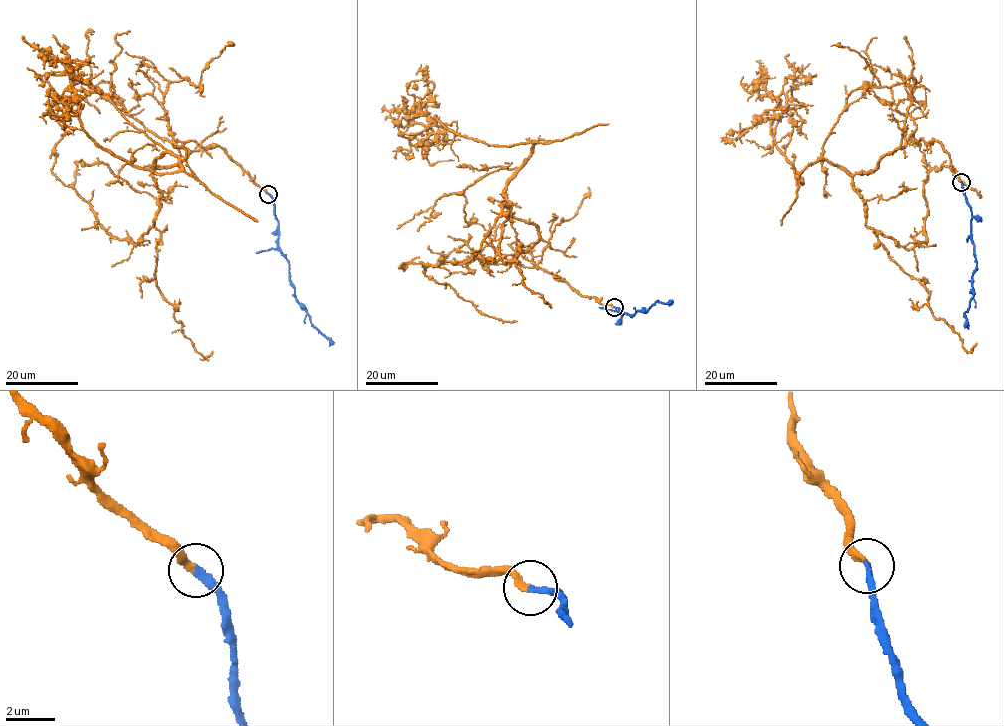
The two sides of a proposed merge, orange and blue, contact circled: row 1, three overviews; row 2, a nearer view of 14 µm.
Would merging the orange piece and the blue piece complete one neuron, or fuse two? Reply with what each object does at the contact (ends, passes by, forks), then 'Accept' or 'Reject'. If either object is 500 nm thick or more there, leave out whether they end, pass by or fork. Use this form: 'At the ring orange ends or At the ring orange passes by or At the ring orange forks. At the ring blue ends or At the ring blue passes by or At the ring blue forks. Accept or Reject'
At the ring orange ends. At the ring blue ends. Accept

